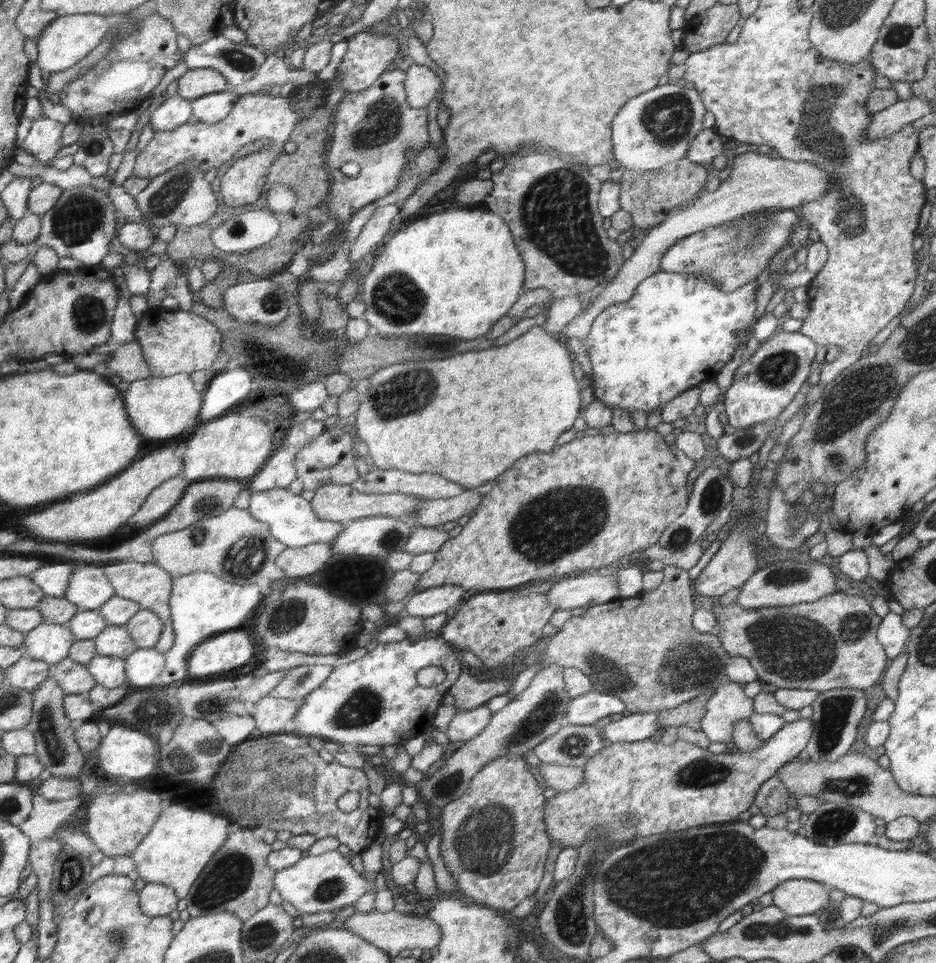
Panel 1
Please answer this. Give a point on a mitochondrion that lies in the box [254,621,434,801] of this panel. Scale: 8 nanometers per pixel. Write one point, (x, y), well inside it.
(365, 706)

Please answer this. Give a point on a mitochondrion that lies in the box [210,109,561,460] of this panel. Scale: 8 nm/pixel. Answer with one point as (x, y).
(409, 393)

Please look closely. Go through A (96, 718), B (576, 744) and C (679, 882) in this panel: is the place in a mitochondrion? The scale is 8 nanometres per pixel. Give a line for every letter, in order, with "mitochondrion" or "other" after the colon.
A: other
B: mitochondrion
C: mitochondrion

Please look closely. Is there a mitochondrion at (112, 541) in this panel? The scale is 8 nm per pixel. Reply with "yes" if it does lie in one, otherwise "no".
no

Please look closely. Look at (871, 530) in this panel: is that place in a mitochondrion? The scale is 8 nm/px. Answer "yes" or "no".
no

